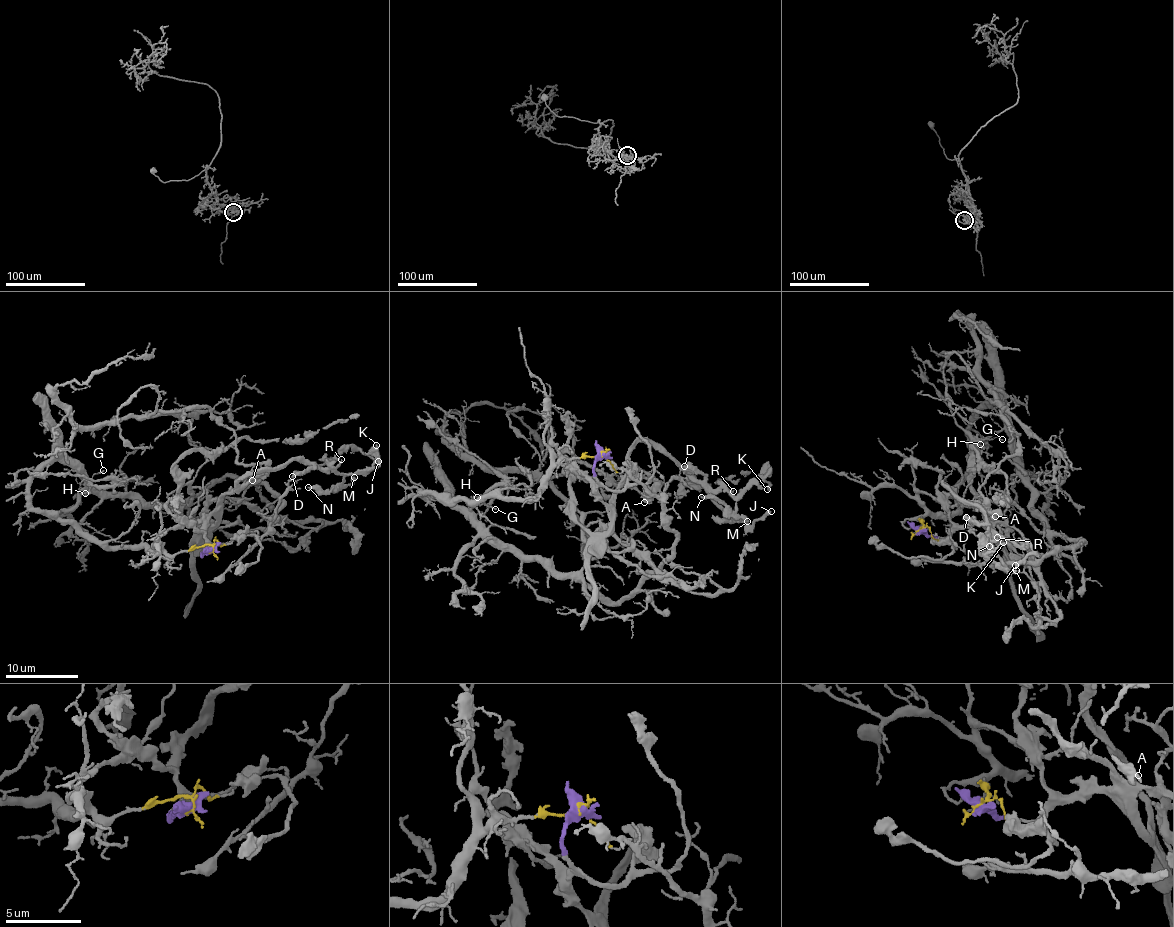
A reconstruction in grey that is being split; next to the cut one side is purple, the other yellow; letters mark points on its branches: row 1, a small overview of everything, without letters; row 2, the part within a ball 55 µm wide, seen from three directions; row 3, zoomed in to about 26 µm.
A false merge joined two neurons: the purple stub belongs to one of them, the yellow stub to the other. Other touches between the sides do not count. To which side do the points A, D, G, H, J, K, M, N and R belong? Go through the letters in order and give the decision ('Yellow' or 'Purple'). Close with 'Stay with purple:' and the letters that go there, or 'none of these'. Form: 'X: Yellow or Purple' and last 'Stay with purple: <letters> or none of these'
A: Purple
D: Purple
G: Yellow
H: Yellow
J: Purple
K: Purple
M: Purple
N: Purple
R: Purple
Stay with purple: A, D, J, K, M, N, R

